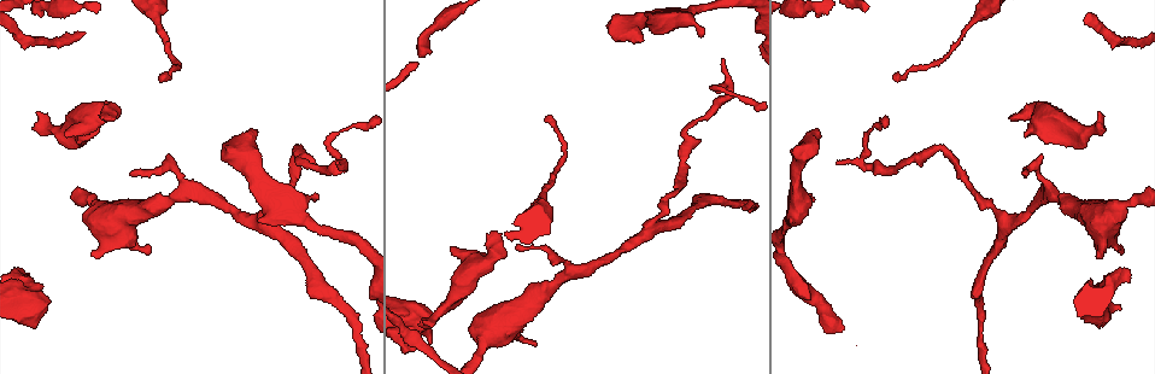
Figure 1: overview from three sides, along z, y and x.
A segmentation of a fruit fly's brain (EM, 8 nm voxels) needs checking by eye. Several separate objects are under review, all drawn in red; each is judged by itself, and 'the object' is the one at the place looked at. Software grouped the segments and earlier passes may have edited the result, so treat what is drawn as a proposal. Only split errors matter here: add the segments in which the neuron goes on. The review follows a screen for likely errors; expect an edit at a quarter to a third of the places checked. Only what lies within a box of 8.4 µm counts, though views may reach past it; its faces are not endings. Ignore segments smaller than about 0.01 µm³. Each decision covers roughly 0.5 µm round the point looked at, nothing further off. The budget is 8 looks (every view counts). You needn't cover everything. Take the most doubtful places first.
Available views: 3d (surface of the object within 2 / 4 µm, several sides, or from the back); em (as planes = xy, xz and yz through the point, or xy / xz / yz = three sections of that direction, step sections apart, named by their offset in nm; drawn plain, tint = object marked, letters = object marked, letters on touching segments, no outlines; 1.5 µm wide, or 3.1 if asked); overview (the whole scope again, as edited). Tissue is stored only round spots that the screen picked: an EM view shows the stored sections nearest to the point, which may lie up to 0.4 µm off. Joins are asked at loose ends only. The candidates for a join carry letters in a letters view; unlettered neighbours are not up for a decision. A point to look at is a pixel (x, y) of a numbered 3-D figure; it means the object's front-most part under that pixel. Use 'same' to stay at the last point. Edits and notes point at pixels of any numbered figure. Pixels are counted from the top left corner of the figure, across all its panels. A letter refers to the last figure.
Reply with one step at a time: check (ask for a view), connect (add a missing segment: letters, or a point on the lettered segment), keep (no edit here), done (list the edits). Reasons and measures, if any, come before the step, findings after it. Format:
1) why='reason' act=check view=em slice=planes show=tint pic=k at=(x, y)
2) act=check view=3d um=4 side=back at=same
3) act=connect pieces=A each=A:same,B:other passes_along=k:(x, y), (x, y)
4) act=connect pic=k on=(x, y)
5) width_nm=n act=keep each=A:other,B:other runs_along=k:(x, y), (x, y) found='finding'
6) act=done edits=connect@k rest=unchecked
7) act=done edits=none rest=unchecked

act=check view=em slice=planes show=letters pic=1 at=(817, 132)

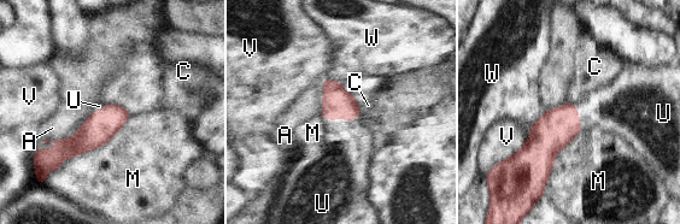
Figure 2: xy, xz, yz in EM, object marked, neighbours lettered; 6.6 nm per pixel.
act=connect pieces=U each=A:other,C:other,M:other,U:same,V:other,W:other passes_along=2:(338, 104), (343, 118), (346, 154) found='the neuron continues'

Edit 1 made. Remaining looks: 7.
why='an open end' act=check view=em slice=yz step=8 show=tint pic=1 at=(40, 111)

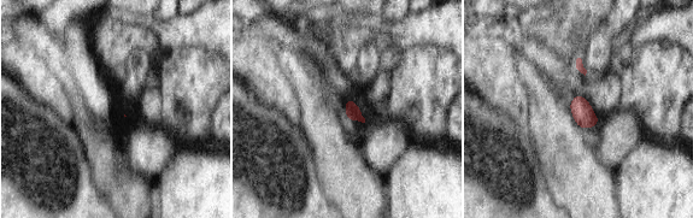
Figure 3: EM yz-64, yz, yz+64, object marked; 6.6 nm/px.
act=check view=em slice=planes show=letters at=same

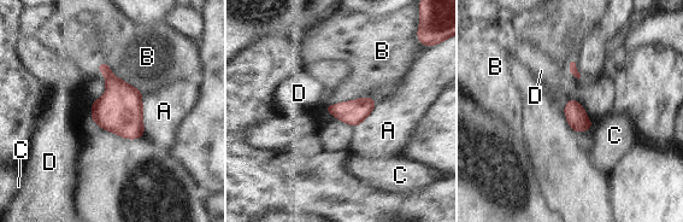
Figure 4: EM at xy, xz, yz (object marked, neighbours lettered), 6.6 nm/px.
longest_contact=B:360nm act=keep each=A:other,B:other,C:other,D:other found='no lettered segment goes on from it'

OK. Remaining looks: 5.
why='an open end' act=check view=3d um=4 pic=1 at=(1011, 120)

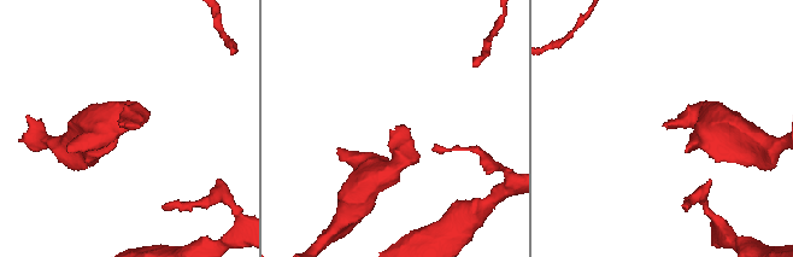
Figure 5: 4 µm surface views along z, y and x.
why='need the tissue' act=check view=em slice=xz step=8 show=plain pic=5 at=(402, 126)

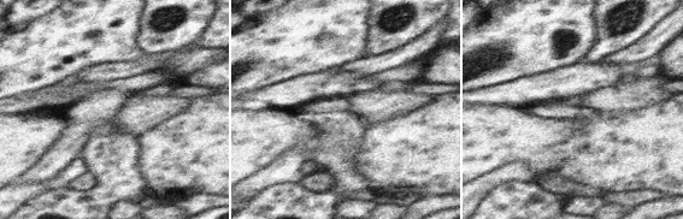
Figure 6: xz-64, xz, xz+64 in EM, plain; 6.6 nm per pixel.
act=check view=em slice=xz step=8 show=letters at=same

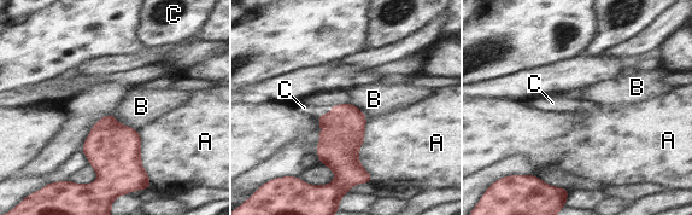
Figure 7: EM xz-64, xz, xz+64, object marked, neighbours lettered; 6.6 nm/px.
longest_contact=A:440nm act=connect pieces=C each=A:other,B:other,C:same passes_along=7:(342, 132), (326, 115), (304, 108) found='the neuron continues'

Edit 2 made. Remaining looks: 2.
act=done edits=connect@2,connect@7 rest=unchecked

